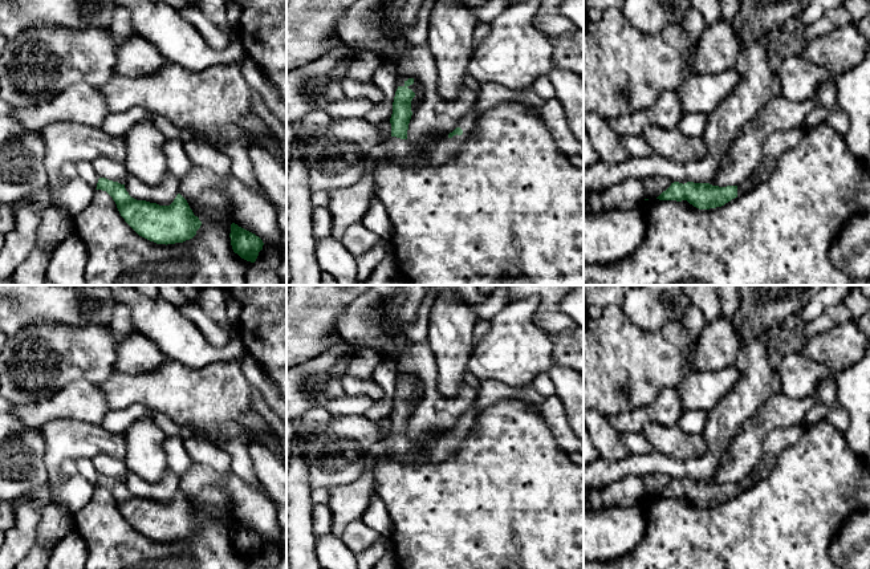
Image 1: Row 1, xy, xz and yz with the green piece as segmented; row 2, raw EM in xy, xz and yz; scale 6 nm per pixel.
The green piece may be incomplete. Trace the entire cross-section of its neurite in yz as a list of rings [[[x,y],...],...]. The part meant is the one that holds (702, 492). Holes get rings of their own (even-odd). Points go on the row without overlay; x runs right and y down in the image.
[[[674,479],[656,496],[659,497],[687,497],[699,507],[721,504],[737,495],[737,483],[719,484],[710,480],[679,480]]]

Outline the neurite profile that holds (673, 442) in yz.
[[[647,423],[641,431],[655,452],[678,460],[695,459],[707,452],[703,434],[688,434],[676,426]]]

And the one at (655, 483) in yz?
[[[662,474],[646,475],[642,477],[646,496],[656,496],[663,488],[671,483],[671,477]]]

